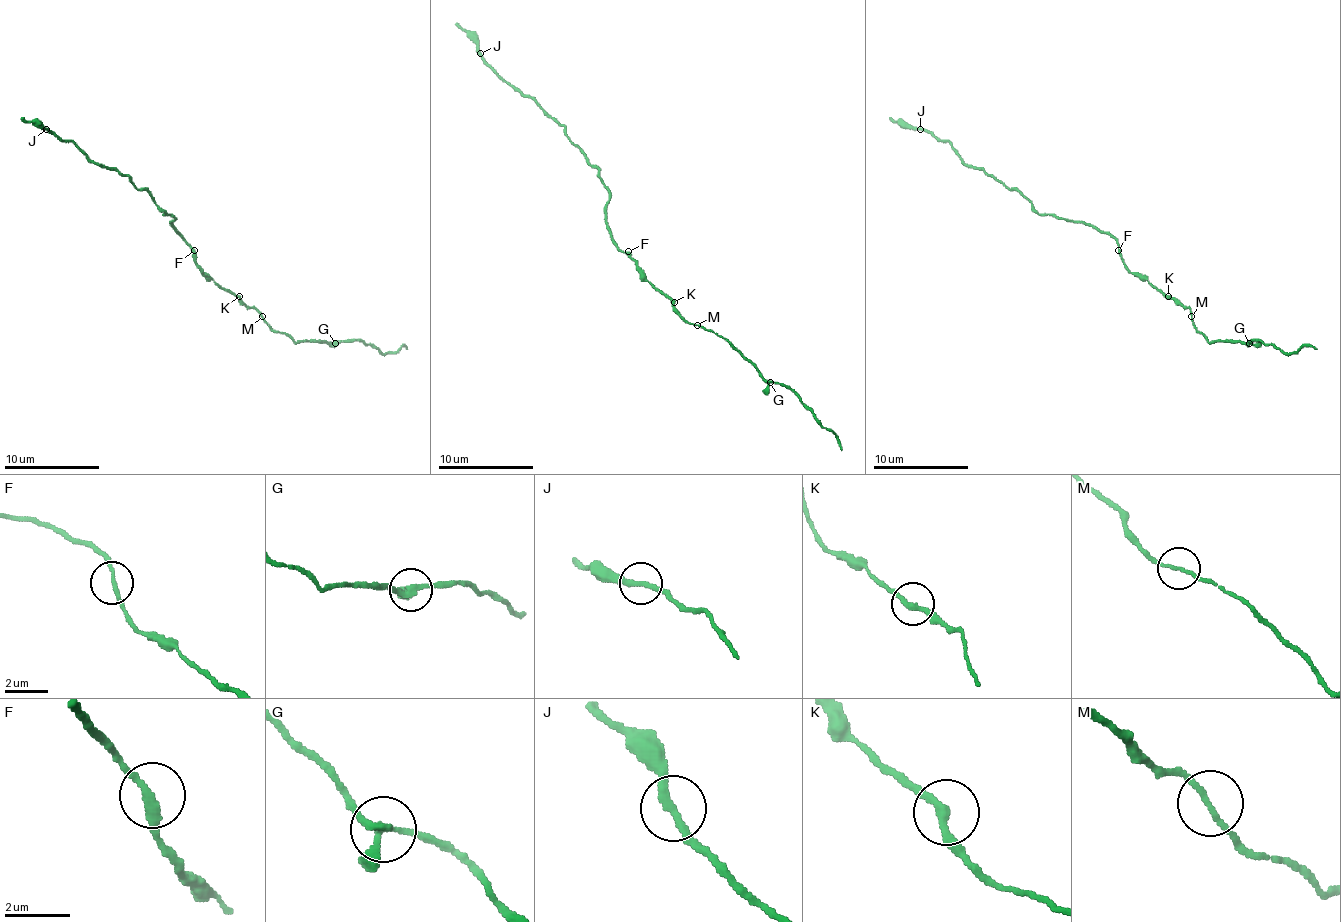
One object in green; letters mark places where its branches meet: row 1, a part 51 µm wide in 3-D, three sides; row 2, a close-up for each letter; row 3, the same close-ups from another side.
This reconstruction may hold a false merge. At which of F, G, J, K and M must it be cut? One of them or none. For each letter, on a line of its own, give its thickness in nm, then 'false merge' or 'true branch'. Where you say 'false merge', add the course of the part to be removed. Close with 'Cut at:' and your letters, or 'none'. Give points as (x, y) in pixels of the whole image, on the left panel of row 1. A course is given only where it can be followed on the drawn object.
F: calibre 220 nm; true branch
G: calibre 220 nm; true branch
J: calibre 260 nm; true branch
K: calibre 240 nm; true branch
M: calibre 150 nm; true branch
Cut at: none

